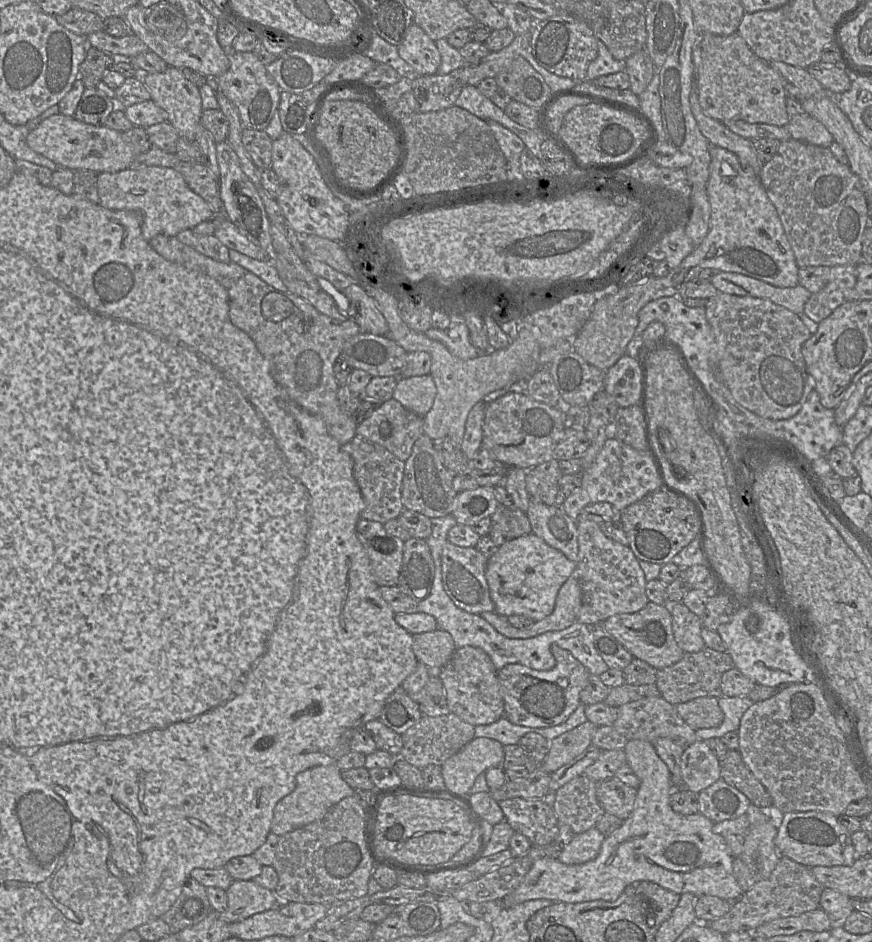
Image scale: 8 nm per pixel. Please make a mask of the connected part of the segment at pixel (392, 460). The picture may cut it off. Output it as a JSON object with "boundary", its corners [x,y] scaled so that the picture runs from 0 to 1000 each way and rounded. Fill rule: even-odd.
{"boundary":[[[406,463],[392,472],[405,488],[405,504],[417,532],[414,550],[438,556],[455,550],[463,541],[461,533],[461,511],[464,489],[459,488],[439,473],[417,464]]]}

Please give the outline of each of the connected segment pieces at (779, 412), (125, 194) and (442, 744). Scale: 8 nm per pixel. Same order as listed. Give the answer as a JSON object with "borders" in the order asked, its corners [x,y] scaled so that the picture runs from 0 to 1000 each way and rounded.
{"borders":[[[[828,310],[811,317],[808,330],[825,369],[826,403],[842,424],[876,444],[898,446],[912,442],[935,412],[935,404],[925,394],[920,376],[920,366],[931,355],[916,335],[882,317]]],[[[150,176],[136,183],[117,183],[111,190],[114,217],[126,223],[153,223],[164,228],[163,251],[172,256],[179,249],[202,251],[248,227],[240,217],[220,203],[200,178]]],[[[518,756],[501,761],[485,759],[482,765],[460,779],[460,782],[462,793],[454,805],[461,805],[469,811],[486,816],[493,811],[507,813],[545,783],[545,772]]]]}

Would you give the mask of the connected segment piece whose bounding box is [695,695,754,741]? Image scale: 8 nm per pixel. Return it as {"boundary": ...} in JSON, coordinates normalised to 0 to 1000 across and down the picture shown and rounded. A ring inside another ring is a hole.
{"boundary":[[[858,740],[823,741],[823,747],[830,757],[830,764],[822,773],[806,773],[797,776],[799,786],[808,787],[817,783],[828,783],[834,778],[846,776],[852,758],[865,745]]]}

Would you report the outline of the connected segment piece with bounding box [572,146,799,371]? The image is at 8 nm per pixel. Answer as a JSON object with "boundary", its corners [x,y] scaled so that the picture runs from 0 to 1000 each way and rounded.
{"boundary":[[[814,155],[814,167],[811,205],[815,228],[812,248],[766,292],[747,292],[743,296],[712,304],[708,310],[685,317],[675,338],[657,359],[656,369],[657,374],[683,391],[695,394],[718,376],[719,365],[732,345],[732,332],[743,321],[781,313],[787,300],[799,295],[807,285],[849,290],[890,305],[912,305],[916,301],[916,283],[911,268],[870,188],[864,182],[854,182],[845,165],[830,157]]]}

